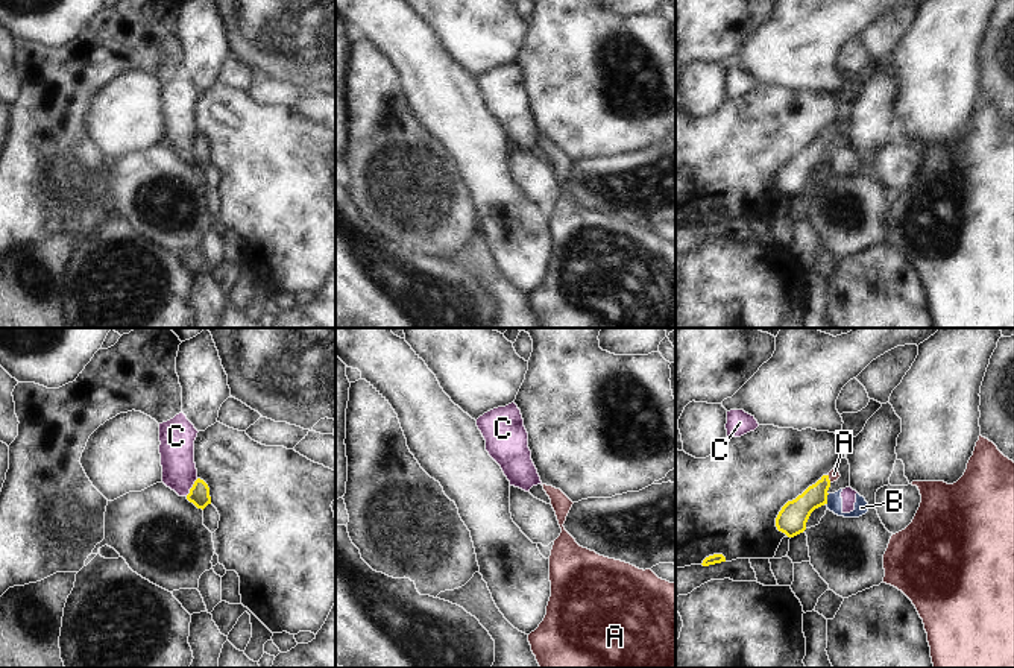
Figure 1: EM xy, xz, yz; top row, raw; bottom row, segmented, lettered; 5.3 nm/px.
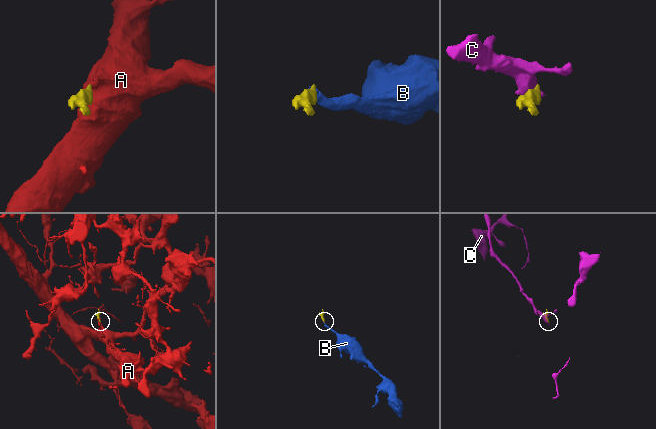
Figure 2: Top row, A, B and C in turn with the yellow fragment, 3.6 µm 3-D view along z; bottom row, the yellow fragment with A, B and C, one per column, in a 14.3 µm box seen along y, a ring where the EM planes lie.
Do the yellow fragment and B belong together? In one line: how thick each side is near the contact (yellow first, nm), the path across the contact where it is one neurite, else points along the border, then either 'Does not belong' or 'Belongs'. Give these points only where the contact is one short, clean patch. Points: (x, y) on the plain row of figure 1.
Thickness 160 nm (yellow) against 80 nm. Boundary: yz (829, 154), (826, 164). Does not belong

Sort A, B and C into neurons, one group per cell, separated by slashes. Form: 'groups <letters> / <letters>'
groups A / B C

